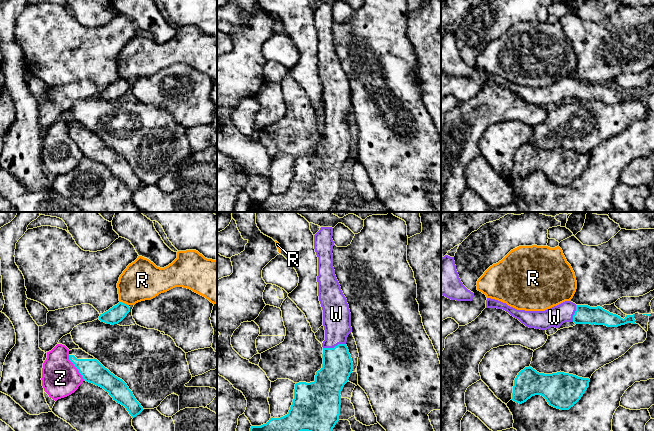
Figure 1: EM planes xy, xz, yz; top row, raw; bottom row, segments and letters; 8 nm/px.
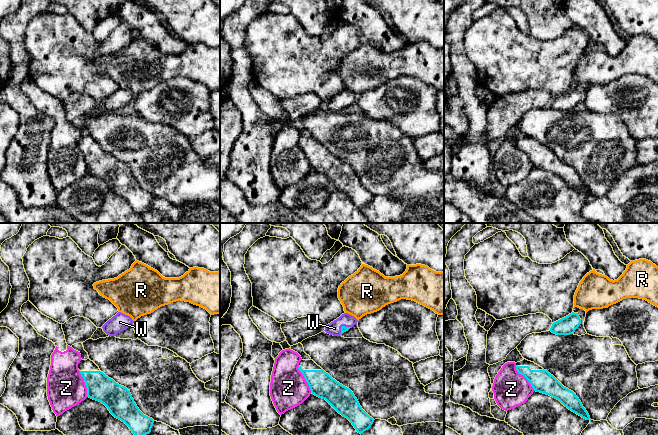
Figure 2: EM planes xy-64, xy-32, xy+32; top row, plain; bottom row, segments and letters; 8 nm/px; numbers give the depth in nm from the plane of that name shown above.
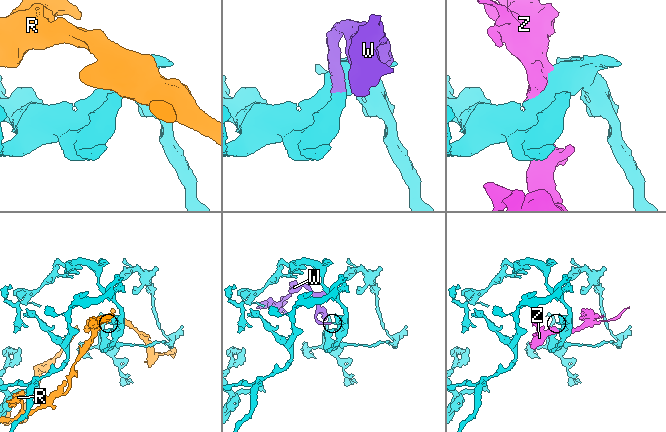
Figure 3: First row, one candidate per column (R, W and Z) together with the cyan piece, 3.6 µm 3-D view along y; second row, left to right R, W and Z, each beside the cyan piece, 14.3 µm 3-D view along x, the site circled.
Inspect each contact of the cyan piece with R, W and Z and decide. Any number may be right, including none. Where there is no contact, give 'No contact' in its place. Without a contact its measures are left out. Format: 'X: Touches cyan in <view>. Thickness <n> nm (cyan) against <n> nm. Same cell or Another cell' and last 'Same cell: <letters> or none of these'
R: Touches cyan in xy. Thickness 140 nm (cyan) against 320 nm. Another cell
W: Touches cyan in xz. Thickness 240 nm (cyan) against 220 nm. Same cell
Z: Touches cyan in xy. Thickness 190 nm (cyan) against 300 nm. Another cell
Same cell: W

